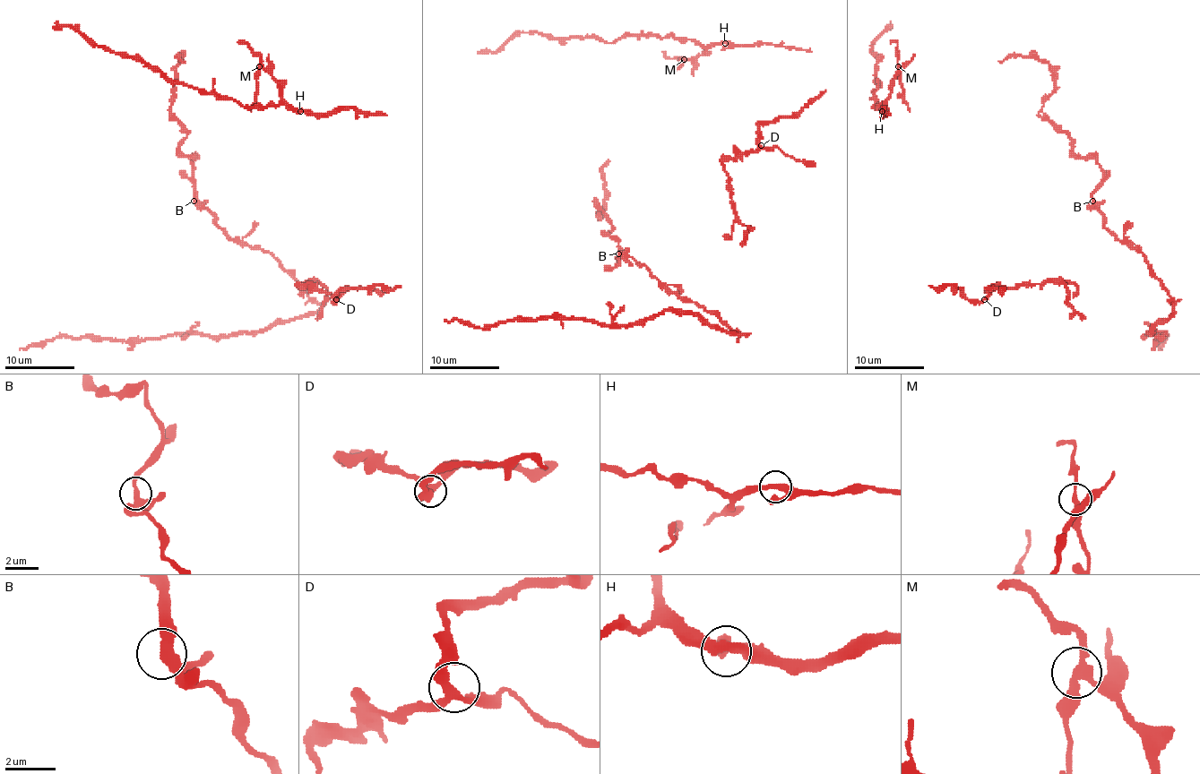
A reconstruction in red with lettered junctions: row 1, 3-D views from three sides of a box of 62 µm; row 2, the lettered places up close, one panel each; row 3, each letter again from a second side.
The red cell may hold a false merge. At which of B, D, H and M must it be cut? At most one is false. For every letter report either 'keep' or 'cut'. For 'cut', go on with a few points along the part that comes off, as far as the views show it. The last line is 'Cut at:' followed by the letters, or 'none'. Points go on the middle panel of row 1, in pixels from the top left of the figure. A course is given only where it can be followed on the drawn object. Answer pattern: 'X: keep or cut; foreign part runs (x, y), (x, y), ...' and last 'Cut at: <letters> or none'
B: keep
D: keep
H: keep
M: cut; foreign part runs (685, 58), (676, 71)
Cut at: M

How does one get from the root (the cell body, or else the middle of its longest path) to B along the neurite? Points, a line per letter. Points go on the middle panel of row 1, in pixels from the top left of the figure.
B: (608, 232), (605, 234), (618, 243), (618, 253)

